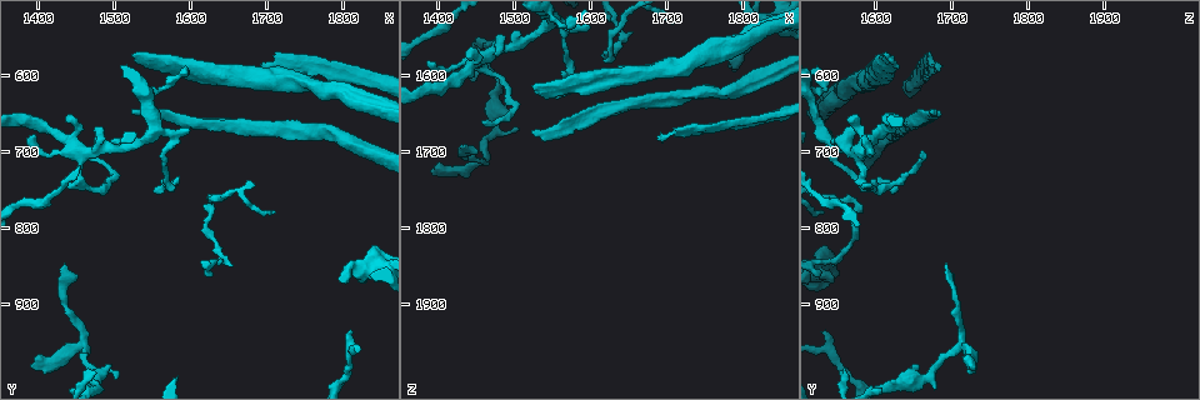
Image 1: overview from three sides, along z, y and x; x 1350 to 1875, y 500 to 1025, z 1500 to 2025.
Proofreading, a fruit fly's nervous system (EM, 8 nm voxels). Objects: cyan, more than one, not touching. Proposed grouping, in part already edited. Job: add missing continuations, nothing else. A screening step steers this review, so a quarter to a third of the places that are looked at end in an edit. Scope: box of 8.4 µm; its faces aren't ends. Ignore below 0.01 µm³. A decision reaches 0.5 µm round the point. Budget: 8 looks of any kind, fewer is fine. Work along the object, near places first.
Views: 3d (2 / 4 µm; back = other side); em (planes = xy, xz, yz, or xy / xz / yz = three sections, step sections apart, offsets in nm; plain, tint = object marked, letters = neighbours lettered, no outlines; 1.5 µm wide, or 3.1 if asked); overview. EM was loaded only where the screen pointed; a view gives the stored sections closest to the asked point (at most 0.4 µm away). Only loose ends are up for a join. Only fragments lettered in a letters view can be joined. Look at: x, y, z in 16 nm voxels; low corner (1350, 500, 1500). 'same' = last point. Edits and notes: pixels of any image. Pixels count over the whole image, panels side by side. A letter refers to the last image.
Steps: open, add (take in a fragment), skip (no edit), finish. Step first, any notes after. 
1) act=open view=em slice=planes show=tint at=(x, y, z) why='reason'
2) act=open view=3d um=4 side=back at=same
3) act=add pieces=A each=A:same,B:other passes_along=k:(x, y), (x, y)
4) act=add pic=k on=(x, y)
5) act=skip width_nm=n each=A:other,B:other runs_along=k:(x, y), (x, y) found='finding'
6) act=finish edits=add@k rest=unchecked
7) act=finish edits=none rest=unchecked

act=open view=em slice=xy step=4 show=letters at=(1520, 645, 1670) why='long arm stops here'

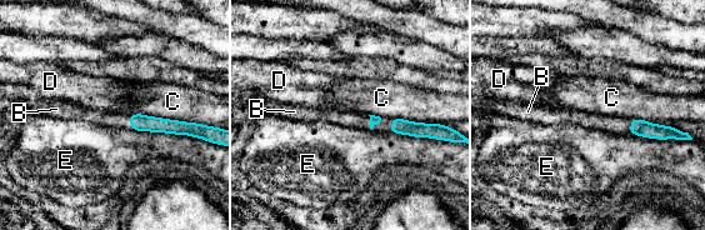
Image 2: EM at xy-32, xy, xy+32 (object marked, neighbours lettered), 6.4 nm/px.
act=open view=em slice=planes show=letters at=same why='another direction'

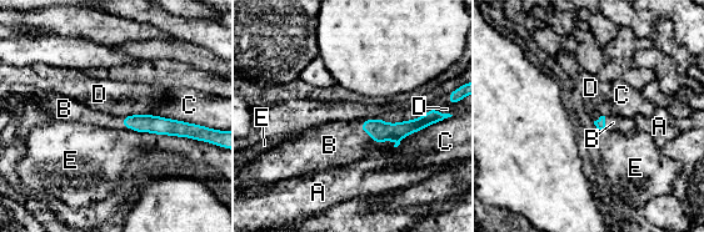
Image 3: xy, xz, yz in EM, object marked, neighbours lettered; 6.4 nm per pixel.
act=add pieces=B each=A:other,B:same,C:other,D:other,E:other found='it goes on there'

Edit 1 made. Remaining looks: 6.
act=open view=3d um=4 side=back at=(1690, 595, 1680) why='long arm stops here'

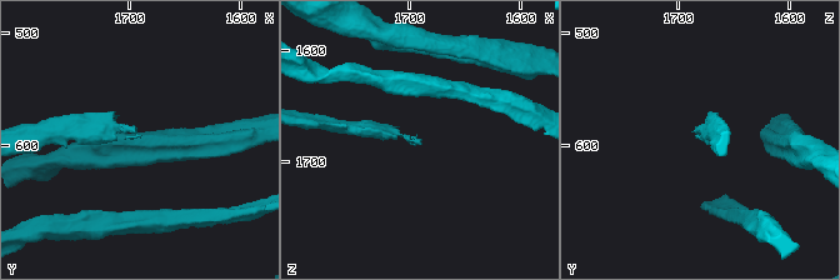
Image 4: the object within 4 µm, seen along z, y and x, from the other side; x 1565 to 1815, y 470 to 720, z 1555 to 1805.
act=open view=em slice=xz step=8 show=tint at=(1692, 590, 1686)

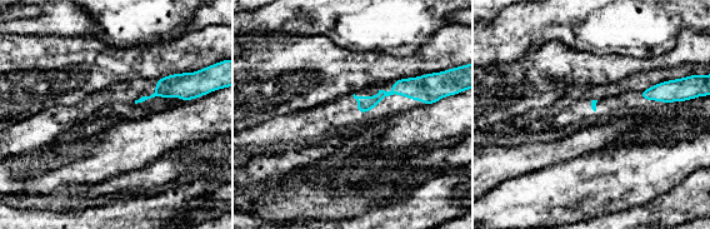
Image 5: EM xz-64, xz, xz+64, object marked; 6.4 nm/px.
act=open view=em slice=yz step=4 show=letters at=same why='another direction'

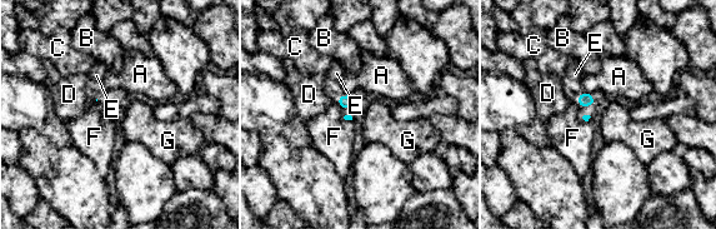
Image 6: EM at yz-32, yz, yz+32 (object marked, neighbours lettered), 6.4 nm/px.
act=add pieces=E each=A:other,B:other,C:other,D:other,E:same,F:other,G:other passes_along=6:(343, 101), (339, 95), (334, 80) found='the neuron continues'

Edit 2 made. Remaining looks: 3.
act=open view=em slice=xy step=8 show=letters at=(1385, 680, 1580) why='free end'

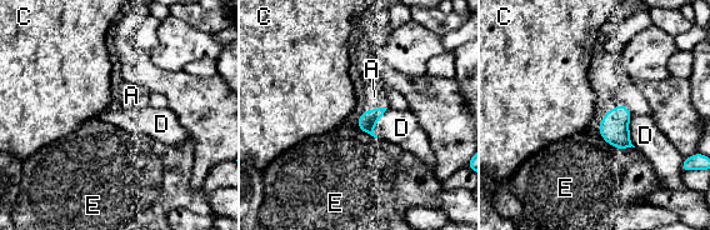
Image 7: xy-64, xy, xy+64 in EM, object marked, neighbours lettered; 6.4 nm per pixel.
act=add pieces=A each=A:same,C:other,D:other,E:other found='the neuron continues'

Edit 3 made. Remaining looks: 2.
act=finish edits=add@3,add@6,add@7 rest=unchecked

